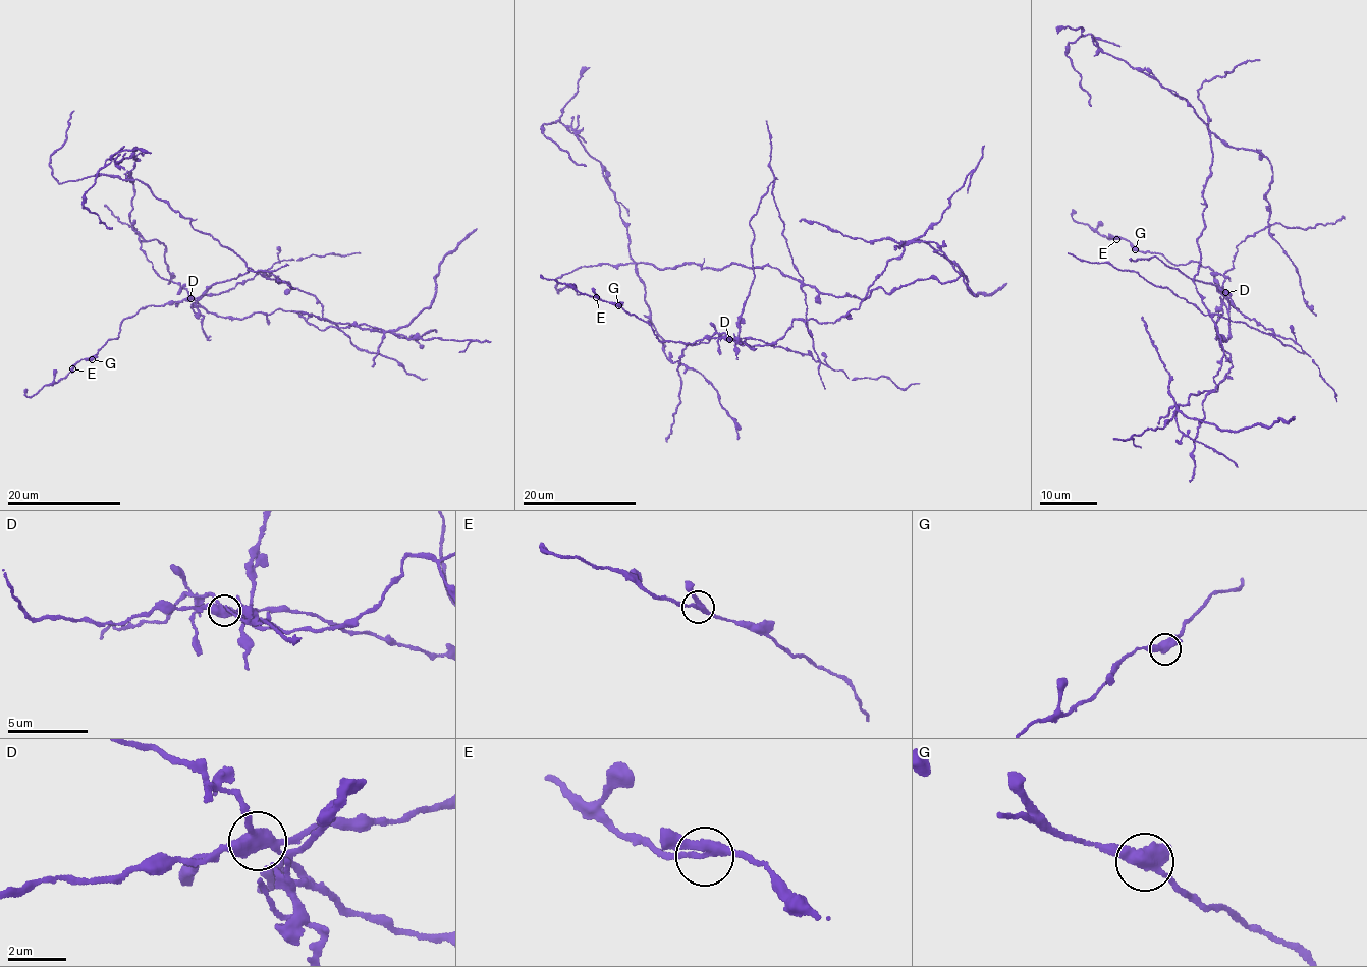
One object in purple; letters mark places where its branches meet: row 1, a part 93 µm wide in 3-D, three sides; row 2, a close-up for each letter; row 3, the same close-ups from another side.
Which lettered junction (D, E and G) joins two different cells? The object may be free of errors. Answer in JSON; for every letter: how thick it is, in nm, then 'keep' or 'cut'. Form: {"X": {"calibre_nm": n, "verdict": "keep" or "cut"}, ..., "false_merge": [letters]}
{"D": {"calibre_nm": 440, "verdict": "cut"}, "E": {"calibre_nm": 240, "verdict": "keep"}, "G": {"calibre_nm": 400, "verdict": "keep"}, "false_merge": ["D"]}

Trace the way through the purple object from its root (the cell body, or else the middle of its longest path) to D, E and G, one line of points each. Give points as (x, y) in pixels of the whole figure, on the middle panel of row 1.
D: (736, 265), (779, 269), (821, 293), (867, 297), (833, 322), (794, 319), (770, 343), (728, 338)
E: (736, 265), (867, 297), (753, 346), (662, 342), (596, 297)
G: (736, 265), (867, 297), (753, 346), (662, 342), (618, 305)

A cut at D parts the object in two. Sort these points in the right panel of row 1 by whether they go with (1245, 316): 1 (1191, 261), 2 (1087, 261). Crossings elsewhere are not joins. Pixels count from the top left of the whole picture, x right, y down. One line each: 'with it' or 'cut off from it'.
1: with it
2: cut off from it

